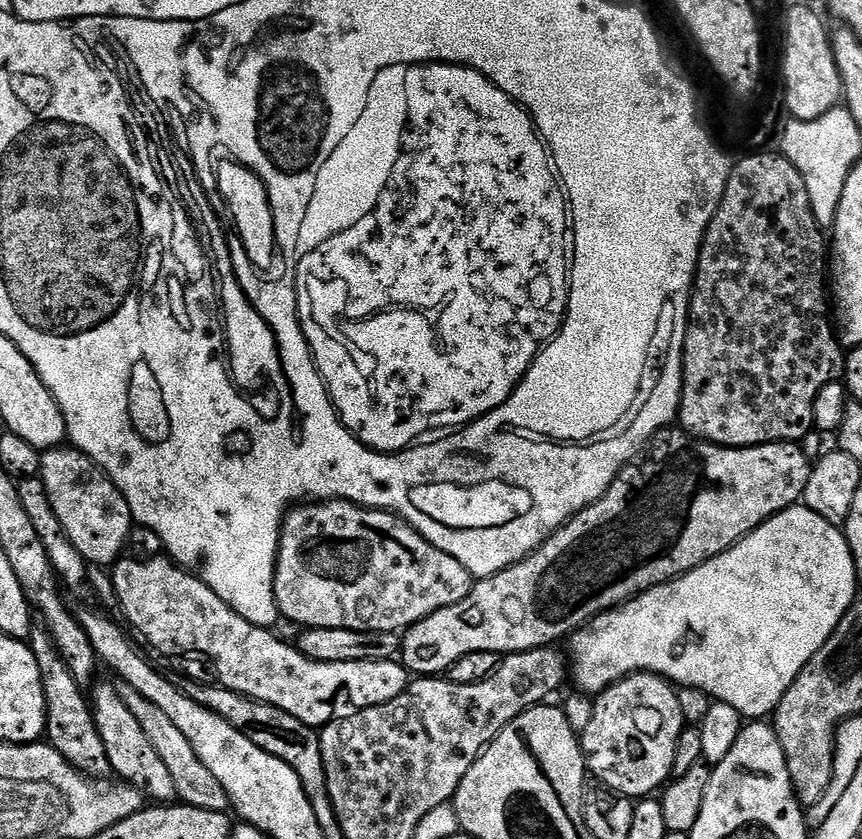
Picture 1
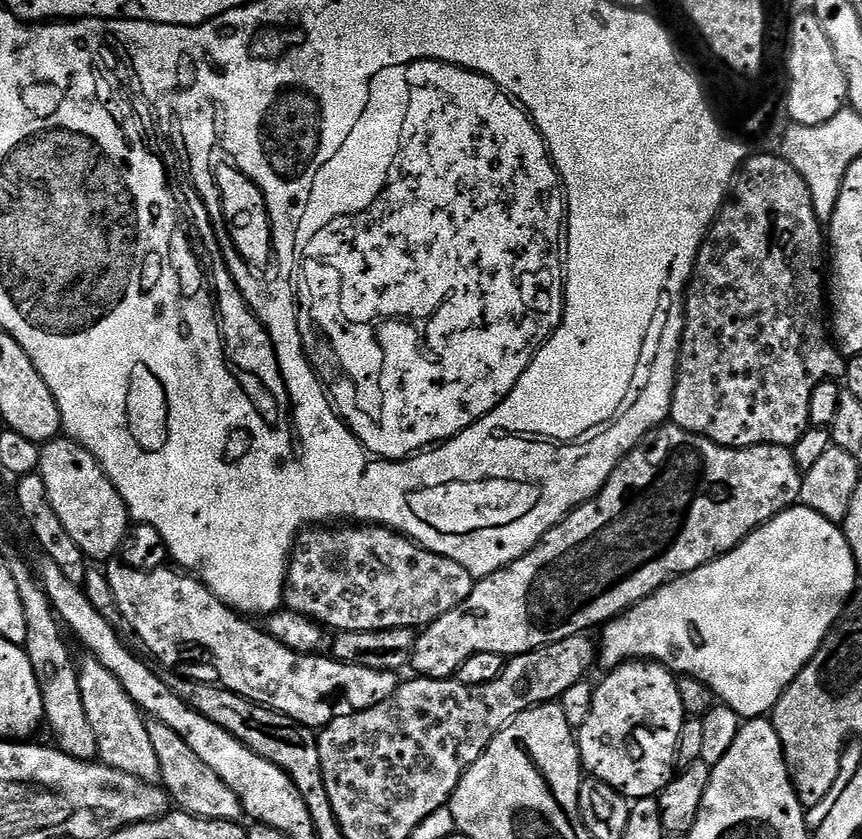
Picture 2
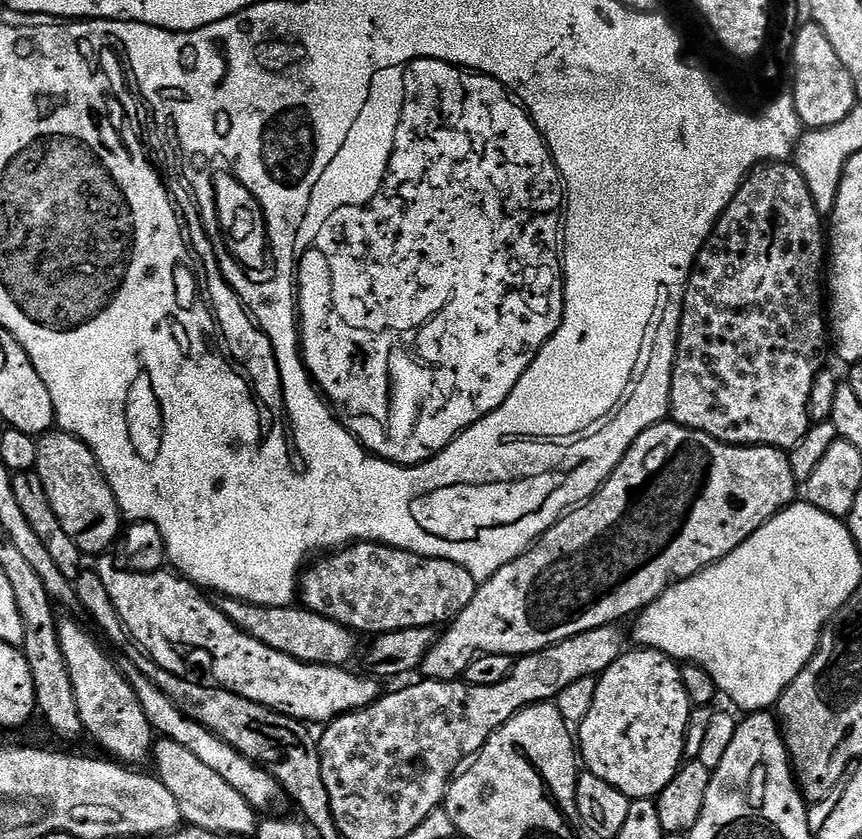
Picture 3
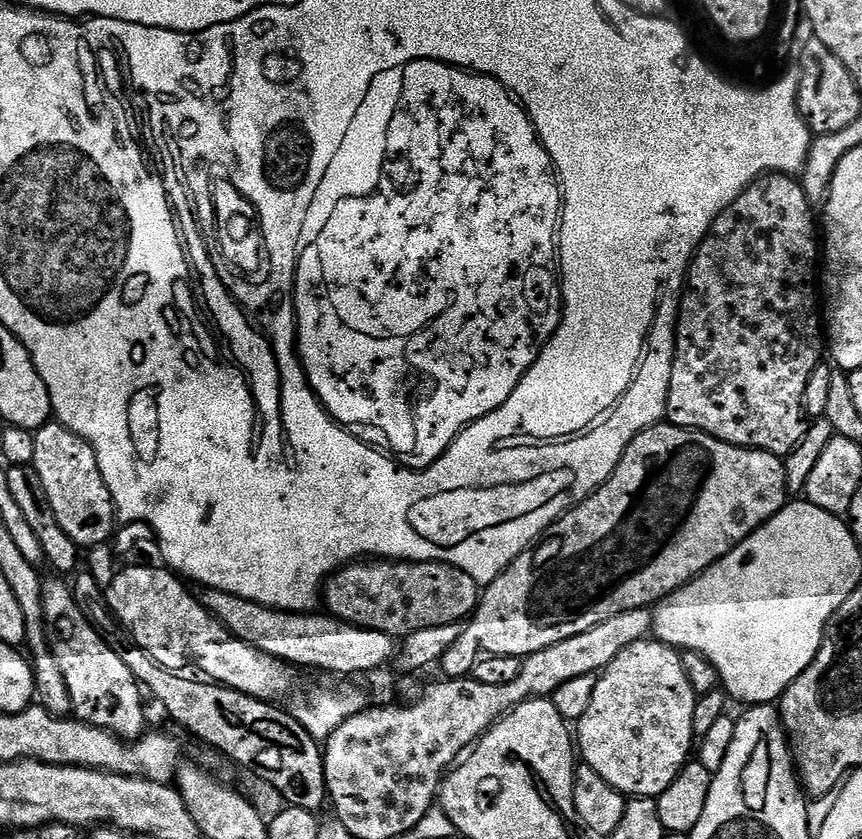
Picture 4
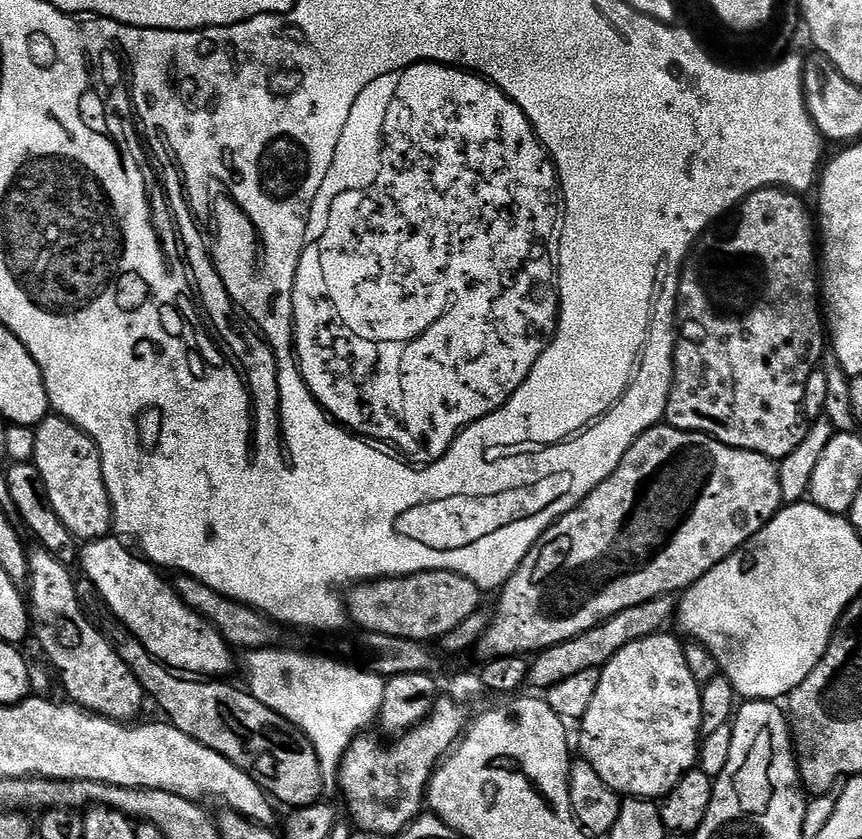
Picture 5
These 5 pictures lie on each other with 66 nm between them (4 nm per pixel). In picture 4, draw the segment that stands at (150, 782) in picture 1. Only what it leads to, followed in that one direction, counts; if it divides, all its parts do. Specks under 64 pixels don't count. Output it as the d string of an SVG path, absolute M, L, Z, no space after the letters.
M50 578L44 580L42 610L46 622L48 645L63 676L66 677L66 687L70 689L70 702L75 719L81 720L83 724L93 724L96 728L106 730L120 740L131 742L140 739L146 732L146 727L144 728L145 693L142 691L141 684L136 681L134 674L130 674L130 666L126 666L126 662L122 662L119 651L115 647L111 648L108 645L111 643L100 635L100 631L88 621L86 614L82 614L76 601L76 593L70 587L69 581L67 584L64 581L67 579L52 579L56 580L50 580Z

